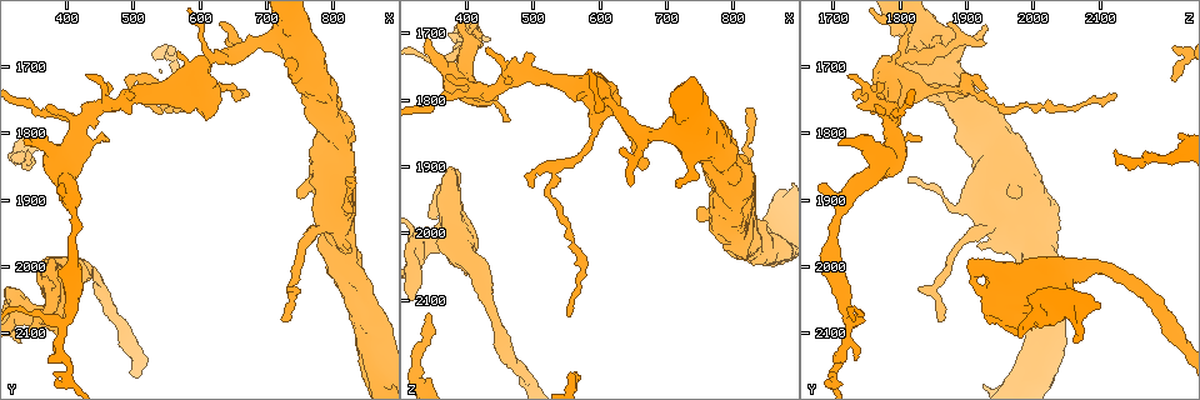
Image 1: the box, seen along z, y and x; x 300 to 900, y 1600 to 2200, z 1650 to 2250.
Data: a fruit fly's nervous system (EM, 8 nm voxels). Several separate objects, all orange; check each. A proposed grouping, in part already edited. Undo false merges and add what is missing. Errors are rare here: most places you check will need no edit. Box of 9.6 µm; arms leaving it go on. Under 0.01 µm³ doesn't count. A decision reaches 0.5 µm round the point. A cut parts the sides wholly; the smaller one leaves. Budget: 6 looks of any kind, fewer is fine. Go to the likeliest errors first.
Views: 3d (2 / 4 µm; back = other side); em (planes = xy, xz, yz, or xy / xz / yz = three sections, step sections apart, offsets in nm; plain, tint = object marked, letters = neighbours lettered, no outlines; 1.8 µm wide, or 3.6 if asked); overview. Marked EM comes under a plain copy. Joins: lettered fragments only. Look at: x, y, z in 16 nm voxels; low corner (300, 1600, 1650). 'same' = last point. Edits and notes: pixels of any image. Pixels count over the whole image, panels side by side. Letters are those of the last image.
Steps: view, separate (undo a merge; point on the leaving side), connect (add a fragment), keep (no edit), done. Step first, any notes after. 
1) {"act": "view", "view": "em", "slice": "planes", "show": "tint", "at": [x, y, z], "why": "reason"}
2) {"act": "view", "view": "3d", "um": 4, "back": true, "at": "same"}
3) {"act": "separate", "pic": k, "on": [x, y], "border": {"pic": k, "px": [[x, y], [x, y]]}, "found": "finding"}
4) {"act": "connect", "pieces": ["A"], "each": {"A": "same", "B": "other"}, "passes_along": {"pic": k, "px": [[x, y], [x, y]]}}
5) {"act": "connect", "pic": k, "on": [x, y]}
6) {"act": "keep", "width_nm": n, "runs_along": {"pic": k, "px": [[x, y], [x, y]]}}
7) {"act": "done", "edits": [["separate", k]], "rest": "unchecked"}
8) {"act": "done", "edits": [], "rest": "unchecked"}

{"act": "view", "view": "em", "slice": "planes", "show": "letters", "at": [340, 1825, 2120], "why": "end of a long branch"}

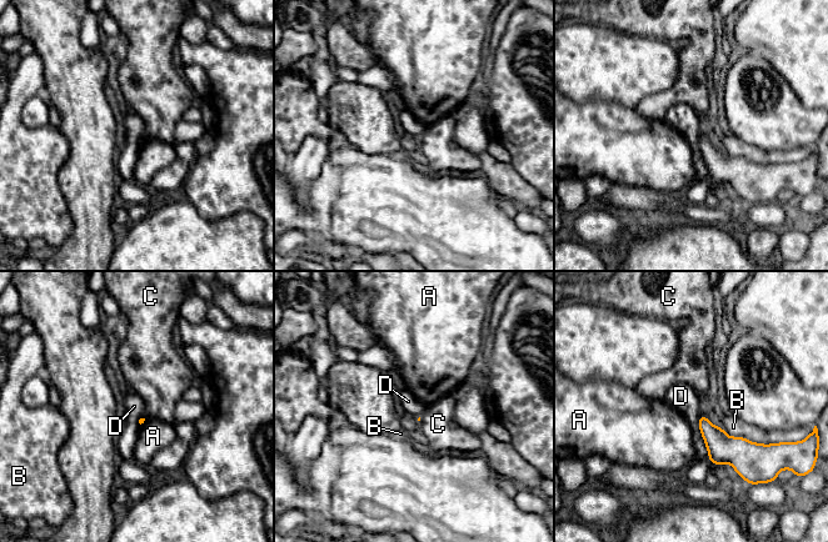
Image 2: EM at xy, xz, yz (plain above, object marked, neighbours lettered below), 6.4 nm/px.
{"act": "keep", "each": {"A": "other", "B": "other", "C": "other", "D": "other"}, "border": {"pic": 2, "px": [[699, 415], [708, 460], [718, 465]]}, "found": "none of them fits"}

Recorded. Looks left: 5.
{"act": "view", "view": "em", "slice": "xy", "step": 4, "show": "tint", "at": [560, 1720, 2205], "why": "free end"}

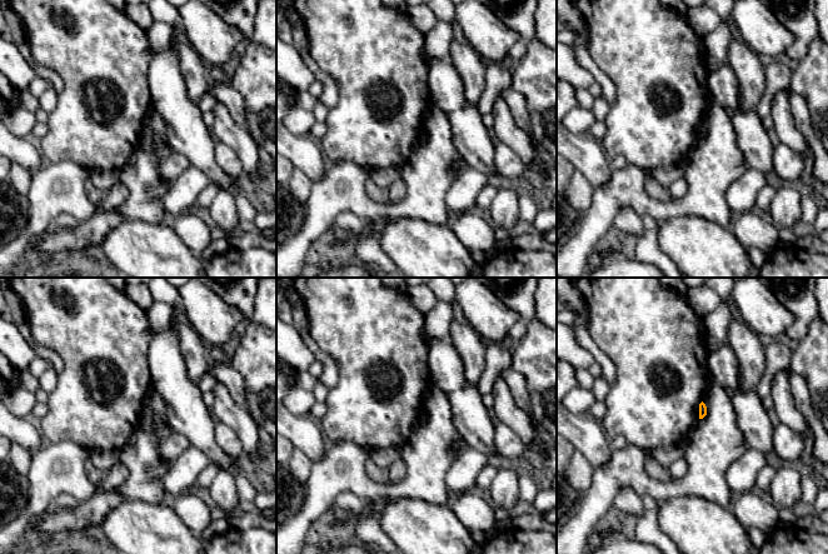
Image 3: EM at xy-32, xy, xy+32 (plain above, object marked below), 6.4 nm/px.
{"act": "view", "view": "em", "slice": "planes", "show": "letters", "at": "same", "why": "another direction"}

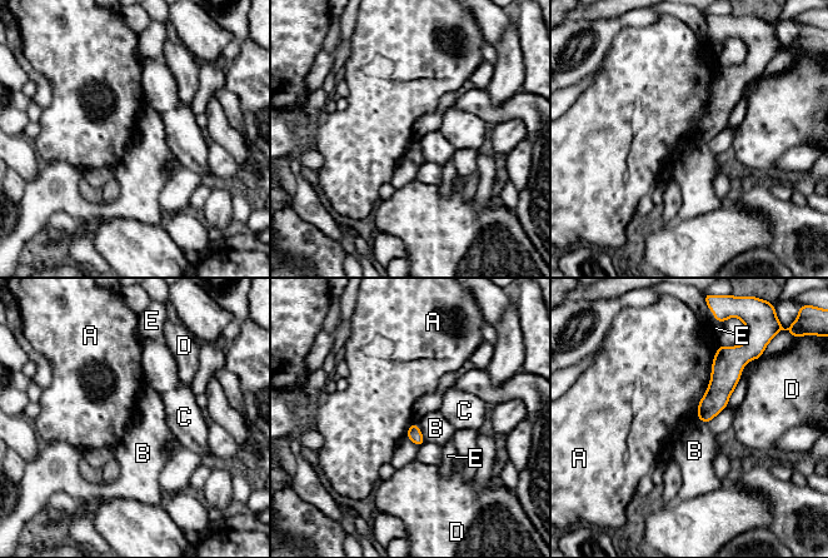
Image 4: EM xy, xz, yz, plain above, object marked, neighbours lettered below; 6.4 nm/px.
{"act": "keep", "each": {"A": "other", "B": "other", "C": "other", "D": "other", "E": "other"}, "border": {"pic": 4, "px": [[718, 347], [697, 418]]}, "found": "no lettered fragment goes on from it"}

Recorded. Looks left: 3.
{"act": "view", "view": "3d", "um": 2, "at": [420, 1790, 1785], "why": "sharp bend"}

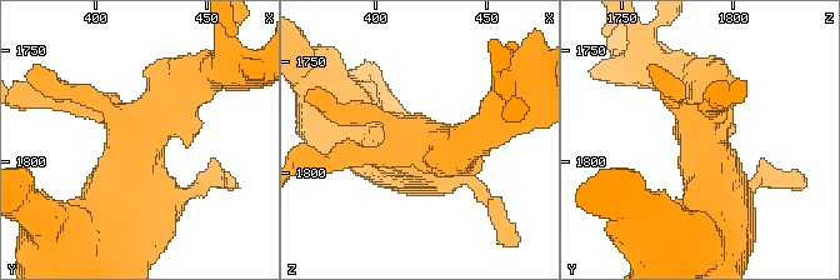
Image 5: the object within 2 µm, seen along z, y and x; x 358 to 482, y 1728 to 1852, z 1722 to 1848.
{"act": "view", "view": "em", "um": 3.6, "slice": "yz", "step": 16, "show": "letters", "at": [419, 1787, 1787]}

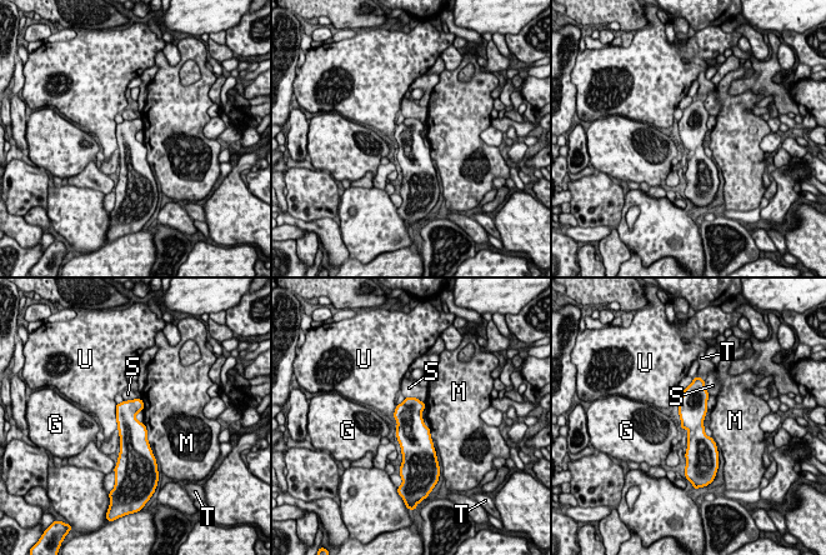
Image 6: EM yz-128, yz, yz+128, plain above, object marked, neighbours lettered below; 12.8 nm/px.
{"act": "keep", "each": {"G": "other", "M": "other", "S": "other", "T": "other", "U": "other"}, "found": "all the same neuron"}

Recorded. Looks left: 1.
{"act": "done", "edits": [], "rest": "unchecked"}

